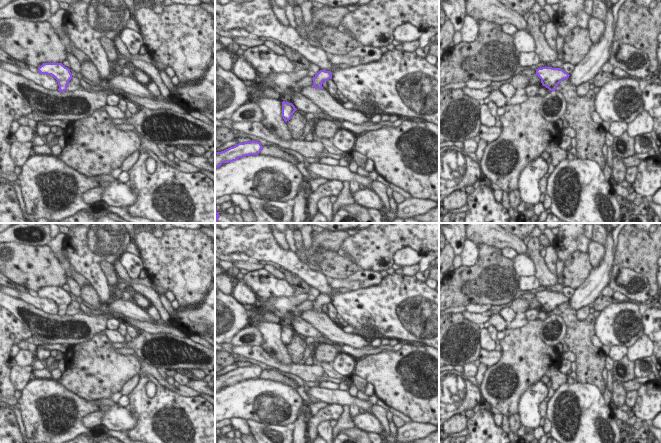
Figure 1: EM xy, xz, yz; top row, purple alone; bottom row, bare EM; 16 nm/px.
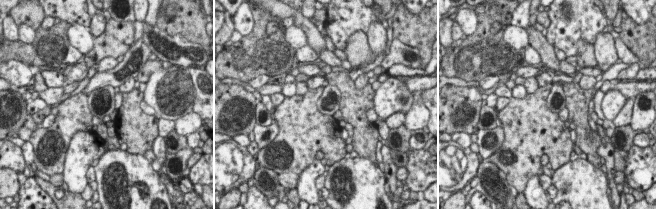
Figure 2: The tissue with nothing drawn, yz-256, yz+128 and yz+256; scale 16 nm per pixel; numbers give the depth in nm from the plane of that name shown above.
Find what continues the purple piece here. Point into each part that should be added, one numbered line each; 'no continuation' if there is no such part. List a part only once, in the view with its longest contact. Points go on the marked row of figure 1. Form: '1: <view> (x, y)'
no continuation

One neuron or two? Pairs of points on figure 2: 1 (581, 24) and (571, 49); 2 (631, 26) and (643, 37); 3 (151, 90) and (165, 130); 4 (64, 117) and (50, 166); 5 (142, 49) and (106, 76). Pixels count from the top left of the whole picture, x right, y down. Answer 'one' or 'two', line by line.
1: one
2: one
3: two
4: one
5: one

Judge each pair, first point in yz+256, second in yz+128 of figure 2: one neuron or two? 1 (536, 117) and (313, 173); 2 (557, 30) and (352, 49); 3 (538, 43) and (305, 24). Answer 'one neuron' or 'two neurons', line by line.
1: two neurons
2: two neurons
3: one neuron

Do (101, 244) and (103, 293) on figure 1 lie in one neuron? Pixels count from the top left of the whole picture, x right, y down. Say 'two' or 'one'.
one

